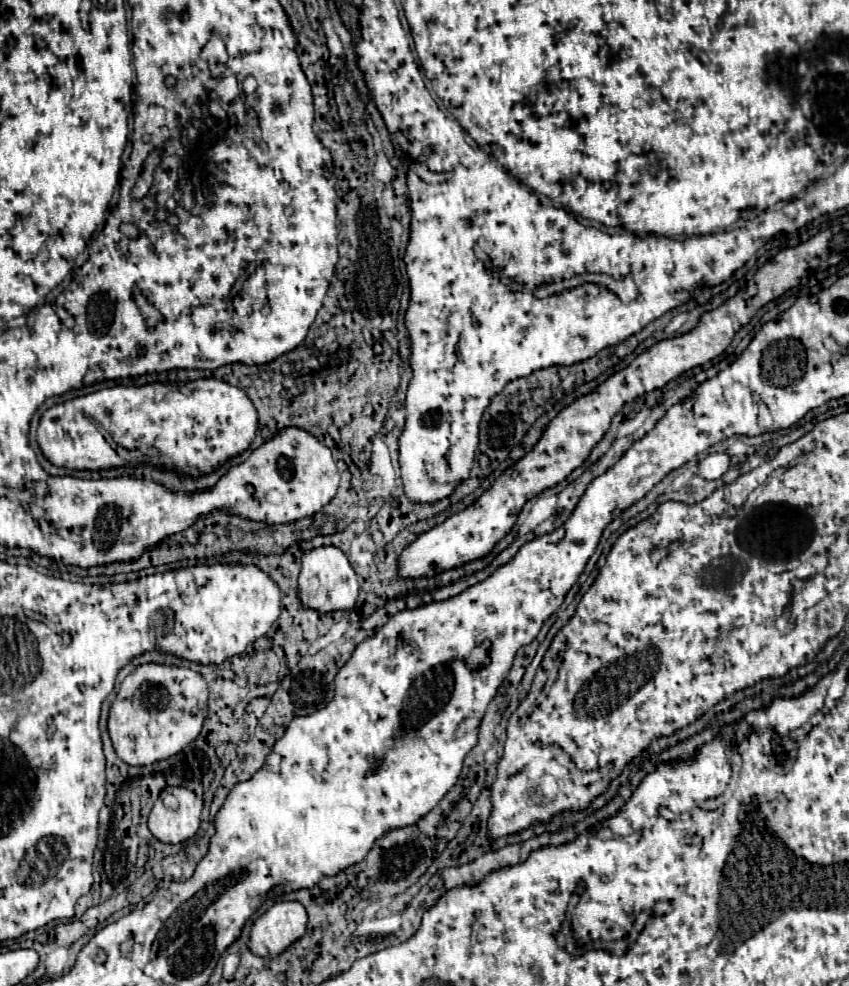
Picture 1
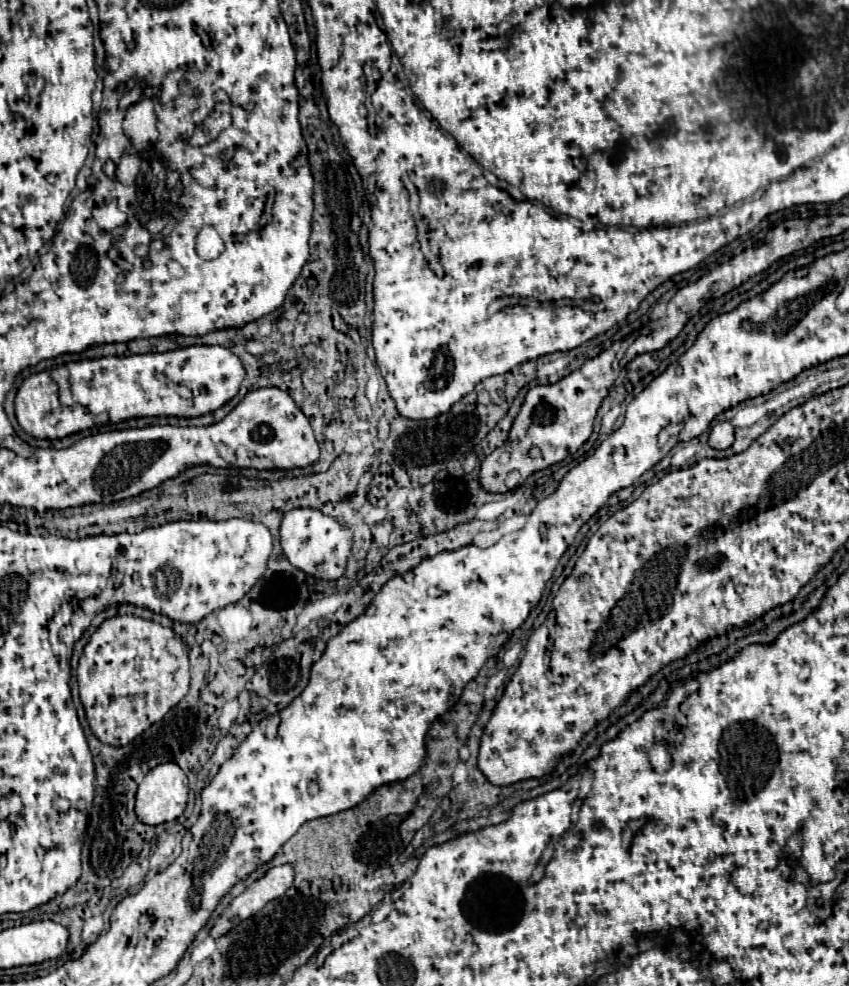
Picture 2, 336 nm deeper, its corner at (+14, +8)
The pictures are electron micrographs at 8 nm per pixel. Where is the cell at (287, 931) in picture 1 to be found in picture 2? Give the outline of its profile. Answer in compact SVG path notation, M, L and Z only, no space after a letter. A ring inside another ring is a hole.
M279 865L269 869L261 879L257 879L237 899L231 901L229 909L211 929L211 937L221 937L241 921L253 917L253 913L259 913L269 901L281 897L291 887L291 883L293 883L291 865Z

